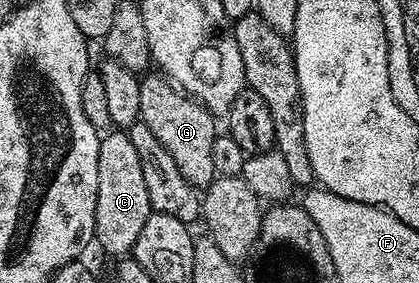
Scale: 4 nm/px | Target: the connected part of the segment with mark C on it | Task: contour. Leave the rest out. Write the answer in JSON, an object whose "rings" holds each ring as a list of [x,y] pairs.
{"rings":[[[110,130],[99,139],[96,170],[98,189],[94,240],[108,255],[122,258],[133,253],[136,238],[140,238],[140,230],[144,230],[144,222],[148,222],[152,211],[148,202],[148,190],[144,186],[140,158],[136,155],[129,134],[122,130]]]}

